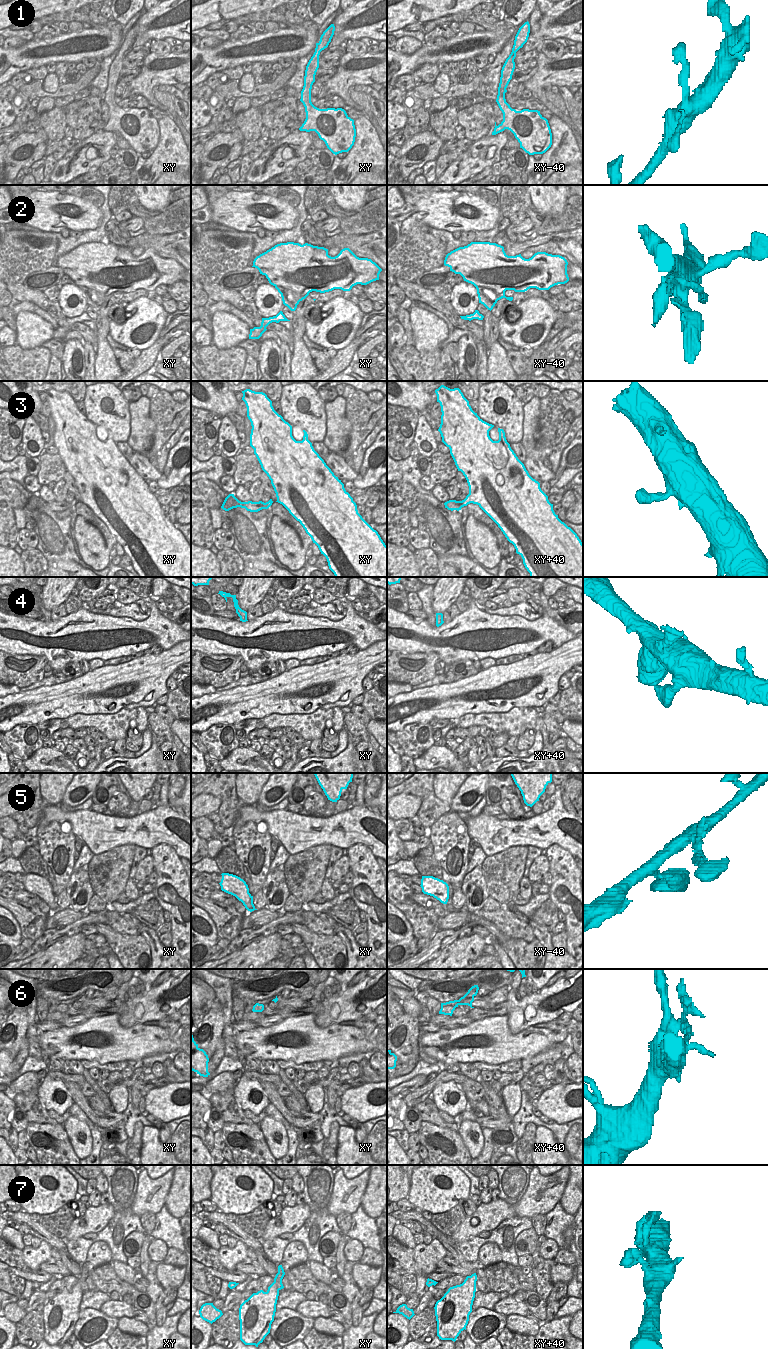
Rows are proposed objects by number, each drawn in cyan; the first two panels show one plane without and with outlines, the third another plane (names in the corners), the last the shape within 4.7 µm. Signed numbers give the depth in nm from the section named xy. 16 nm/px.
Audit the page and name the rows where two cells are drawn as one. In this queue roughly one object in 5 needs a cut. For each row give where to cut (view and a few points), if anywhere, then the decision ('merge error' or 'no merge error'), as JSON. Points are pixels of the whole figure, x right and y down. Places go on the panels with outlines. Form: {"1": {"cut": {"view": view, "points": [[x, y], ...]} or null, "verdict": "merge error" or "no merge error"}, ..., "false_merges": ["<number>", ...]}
{"1": {"cut": null, "verdict": "no merge error"}, "2": {"cut": null, "verdict": "no merge error"}, "3": {"cut": null, "verdict": "no merge error"}, "4": {"cut": null, "verdict": "no merge error"}, "5": {"cut": null, "verdict": "no merge error"}, "6": {"cut": {"view": "xy+40", "points": [[453, 1005], [452, 1012]]}, "verdict": "merge error"}, "7": {"cut": null, "verdict": "no merge error"}, "false_merges": ["6"]}

